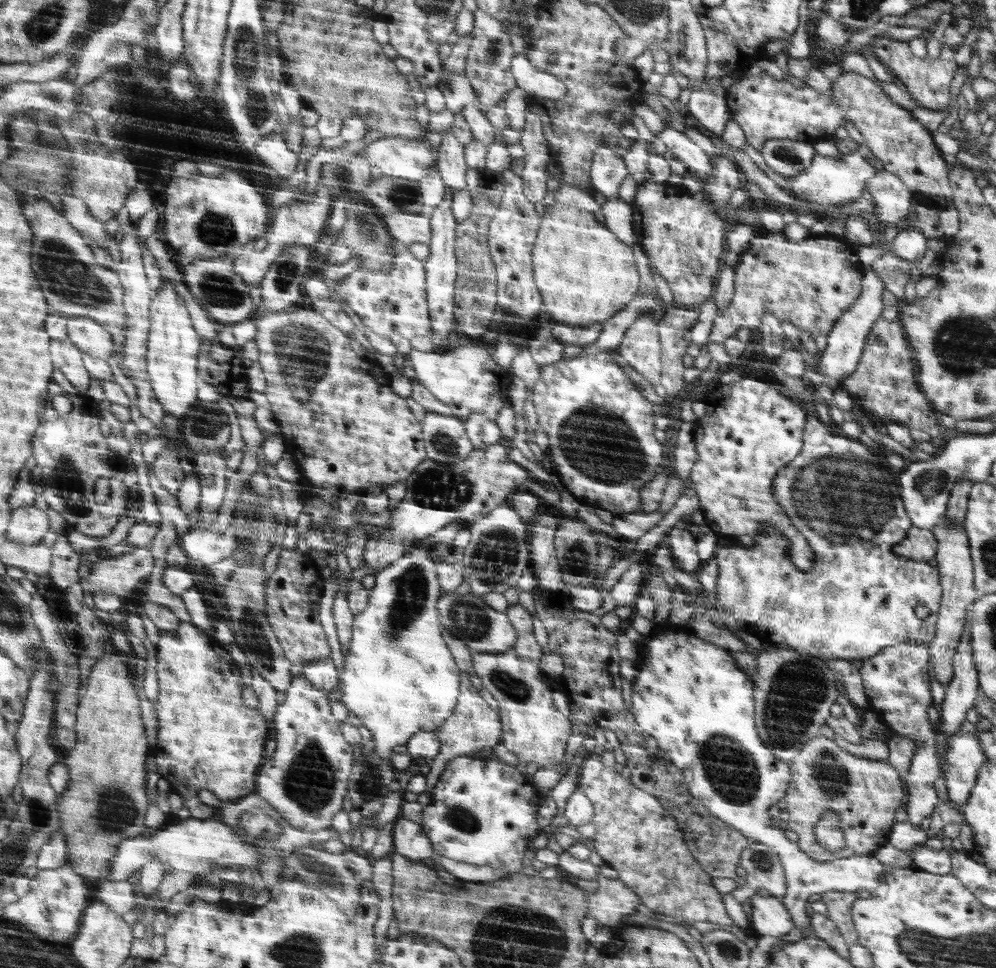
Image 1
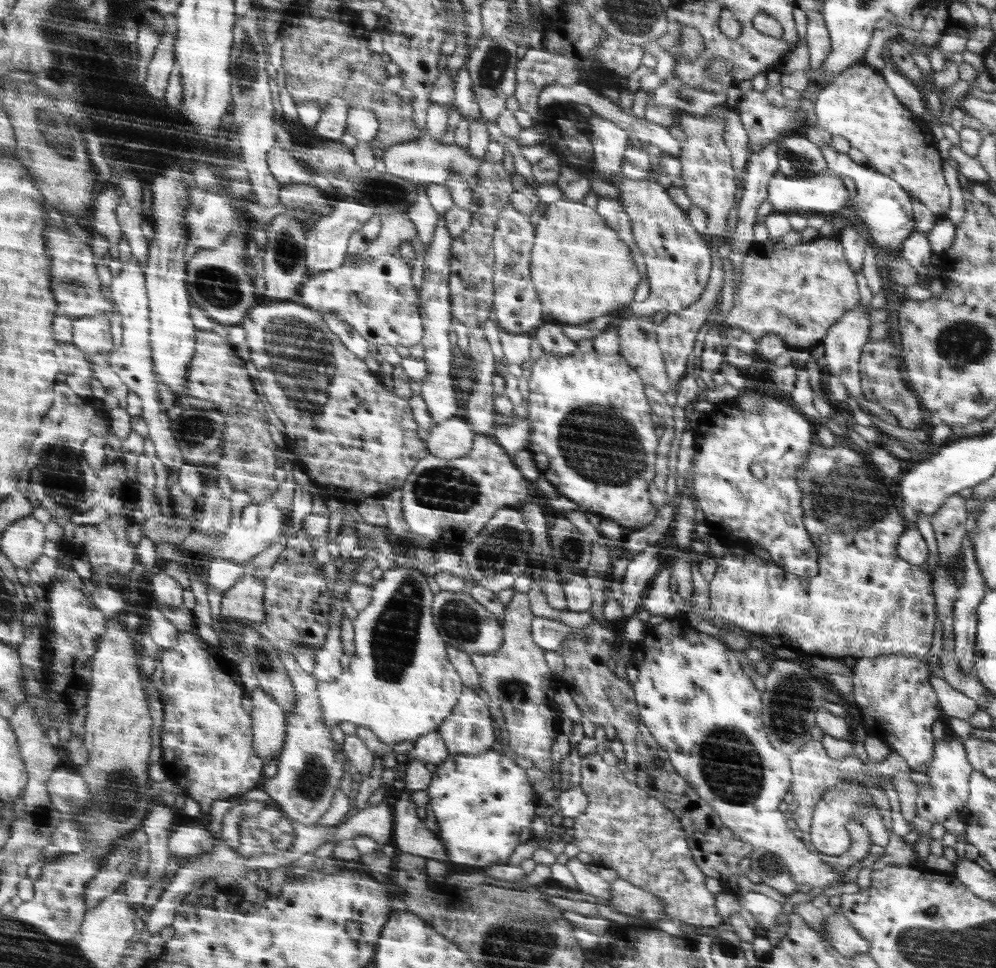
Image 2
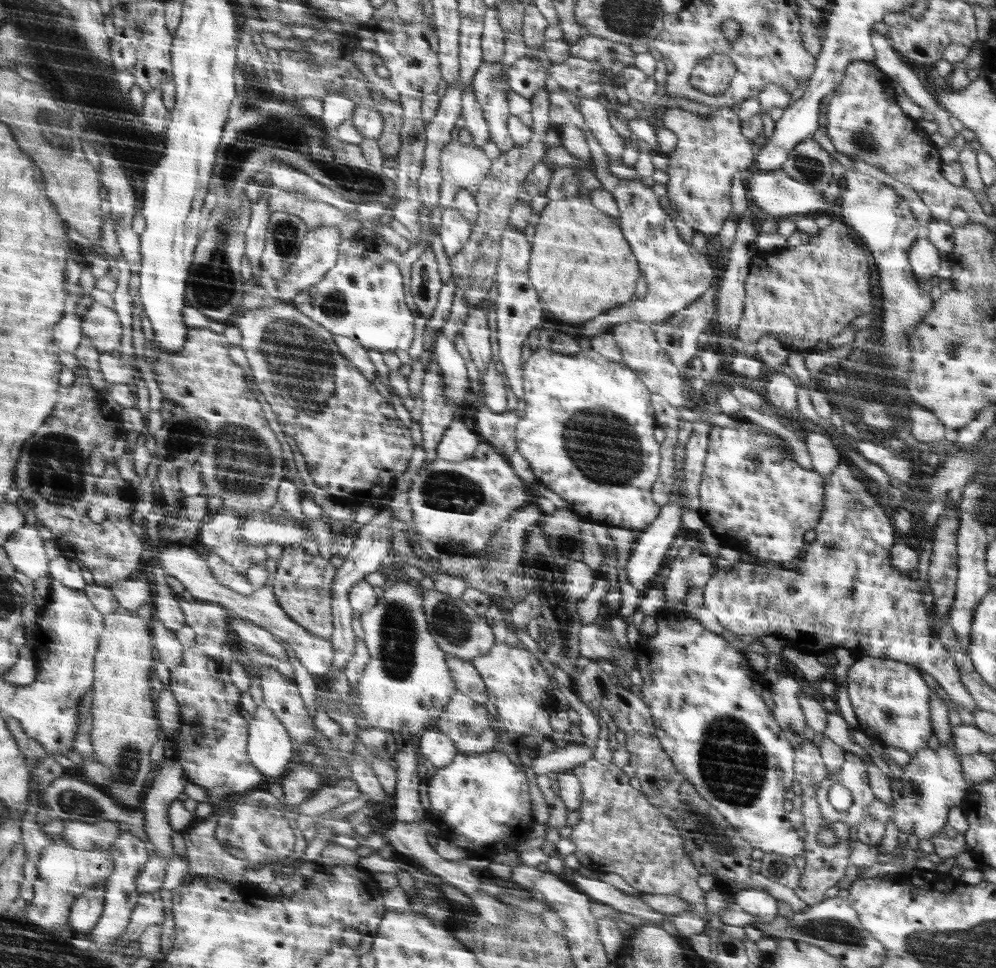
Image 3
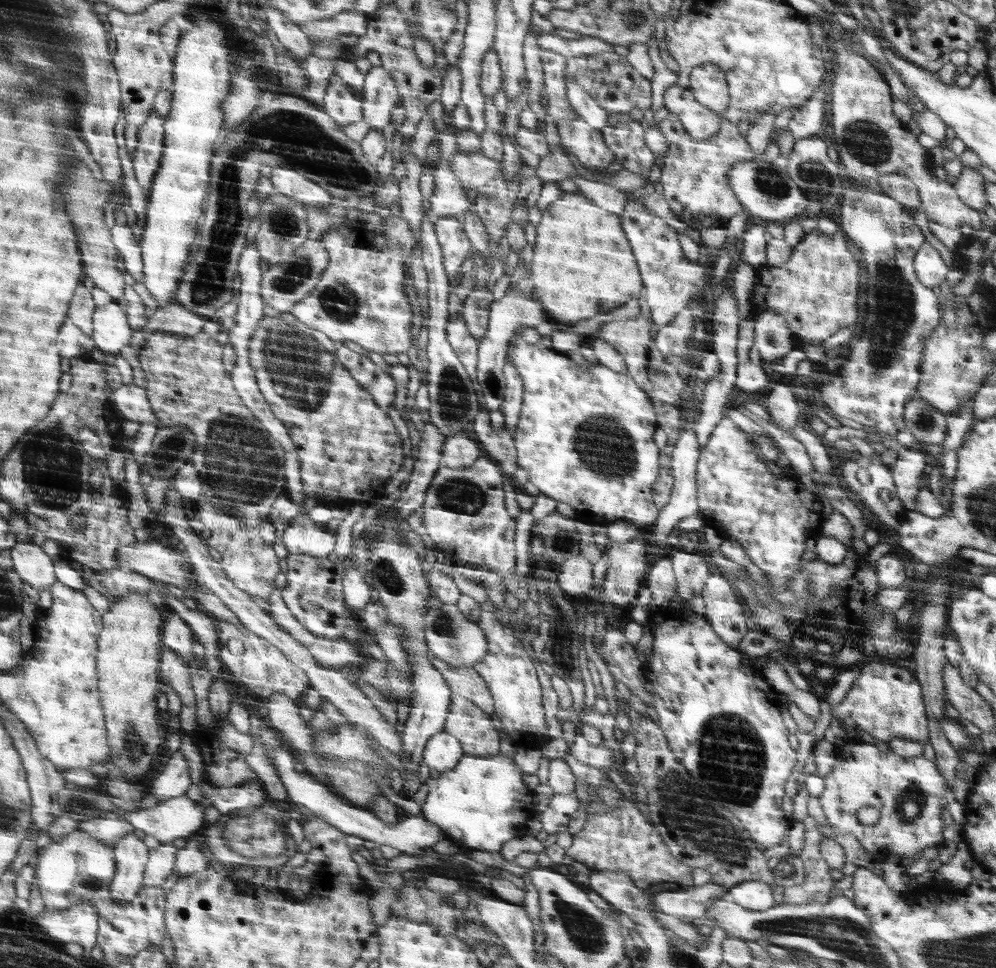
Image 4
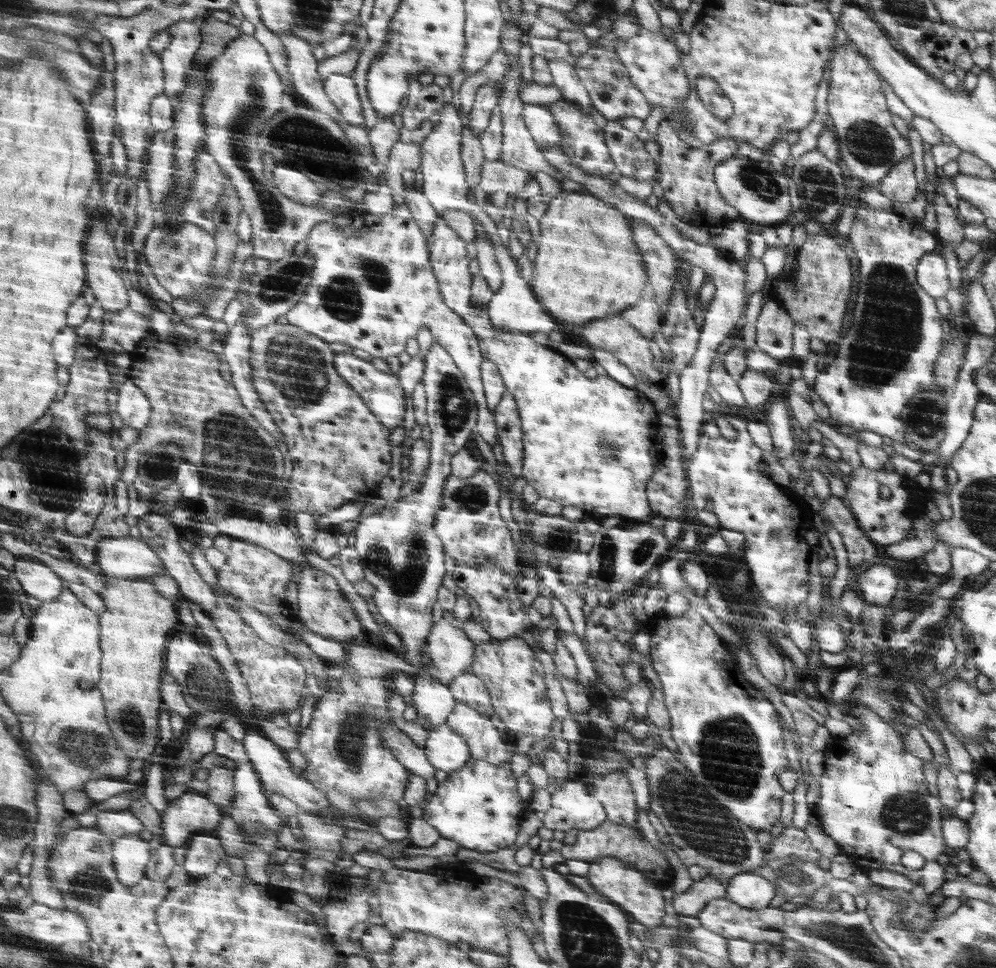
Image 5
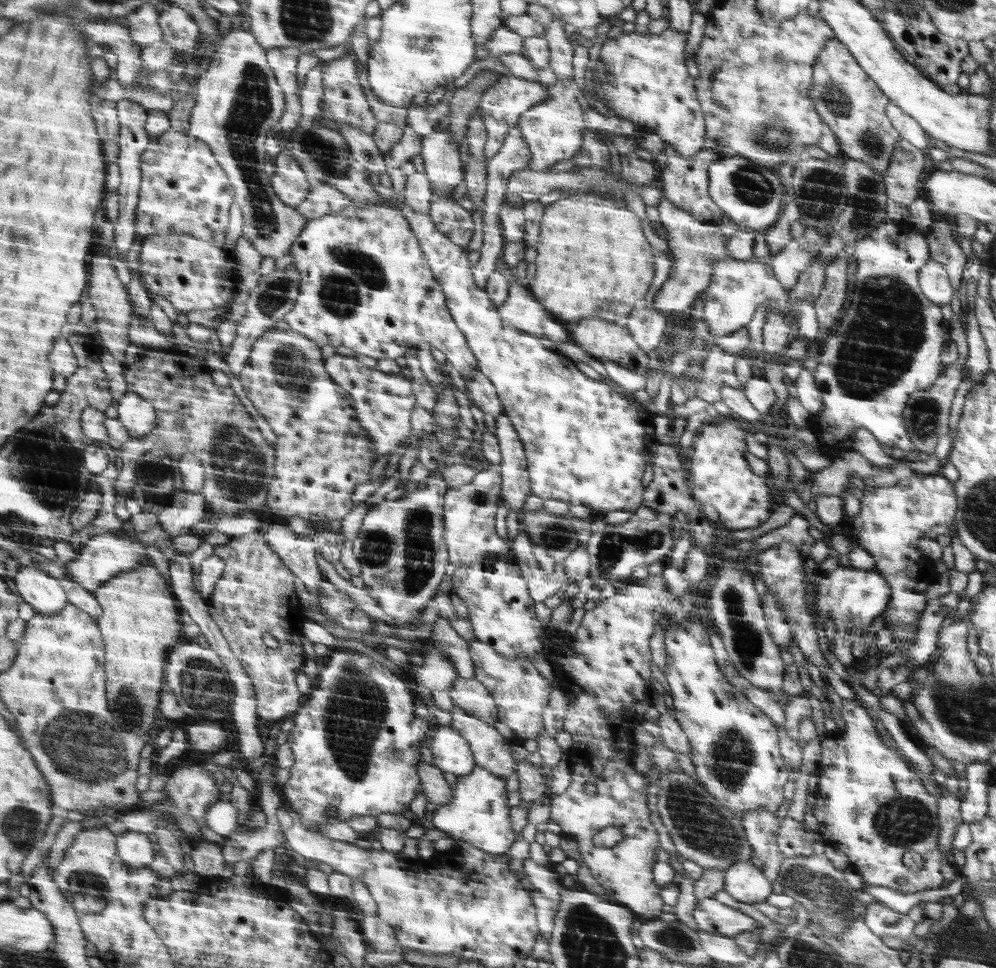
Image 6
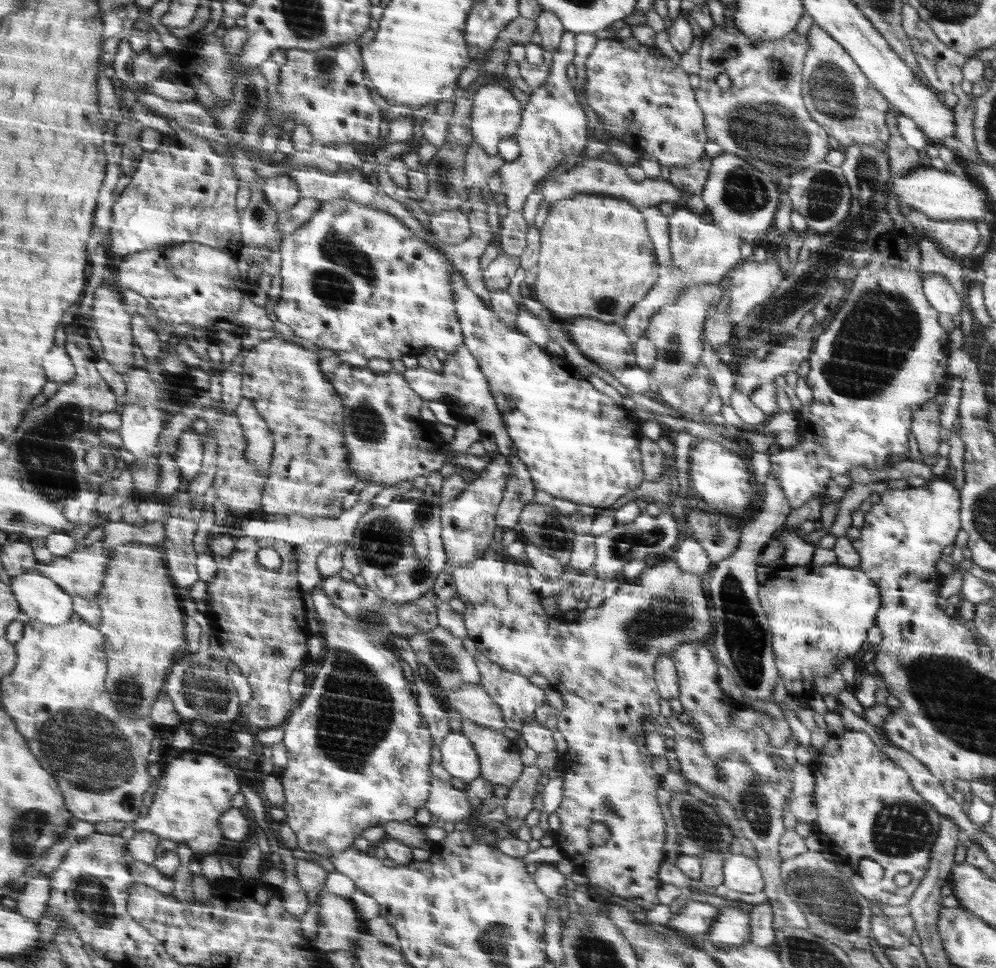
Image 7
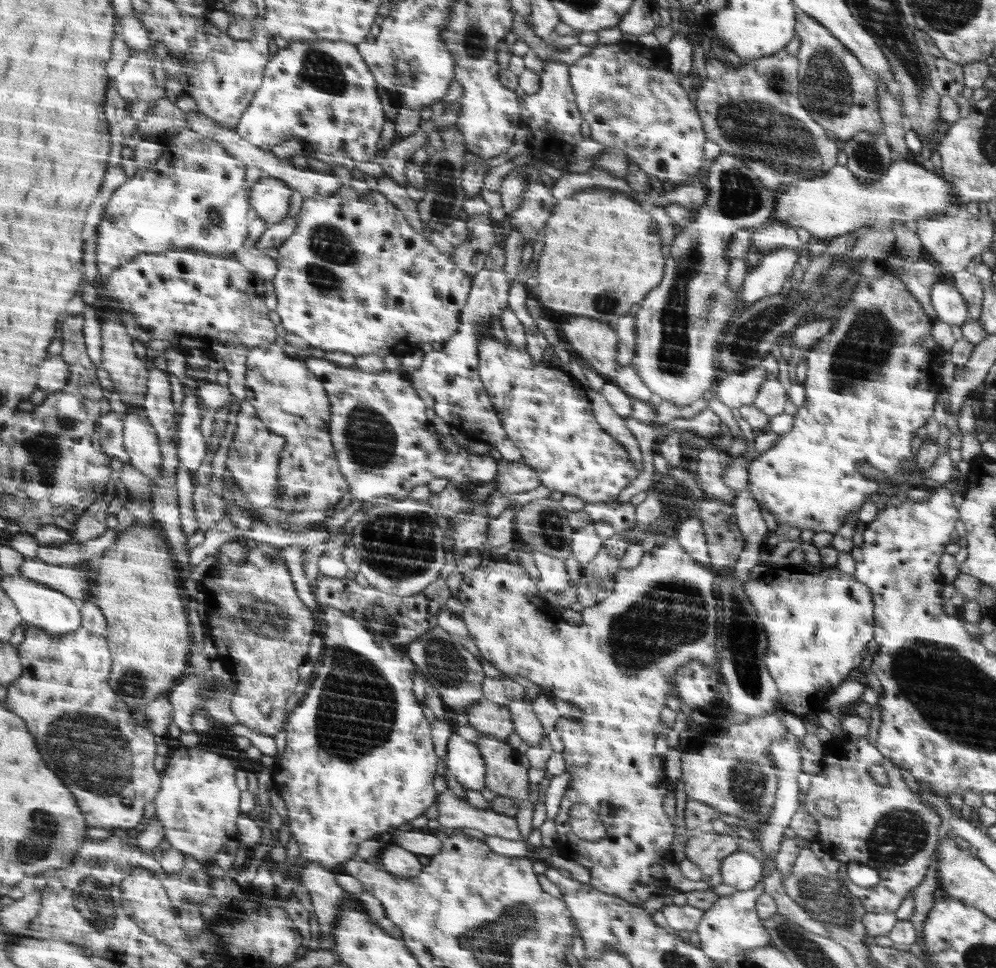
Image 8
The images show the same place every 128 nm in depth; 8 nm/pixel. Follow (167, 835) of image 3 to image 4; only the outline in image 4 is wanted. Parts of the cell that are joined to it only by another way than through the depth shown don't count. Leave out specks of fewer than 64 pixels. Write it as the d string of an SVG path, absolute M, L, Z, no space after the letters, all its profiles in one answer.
M178 750L174 752L164 771L154 780L150 791L159 799L160 804L171 798L186 795L192 786L194 782L190 776L188 758Z

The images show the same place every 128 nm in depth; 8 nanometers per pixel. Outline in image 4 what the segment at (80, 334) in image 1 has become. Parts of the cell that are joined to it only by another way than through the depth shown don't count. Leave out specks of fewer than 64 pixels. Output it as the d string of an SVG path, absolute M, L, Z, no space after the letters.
M114 300L97 307L93 337L98 349L105 354L120 355L122 348L133 344L134 335L128 311L119 303Z

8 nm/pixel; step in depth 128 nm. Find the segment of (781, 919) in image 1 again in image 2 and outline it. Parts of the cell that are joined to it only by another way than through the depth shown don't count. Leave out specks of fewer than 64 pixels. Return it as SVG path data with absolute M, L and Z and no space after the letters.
M749 892L740 896L739 903L754 916L762 928L769 930L780 924L778 916L782 914L782 902L772 900L760 892Z

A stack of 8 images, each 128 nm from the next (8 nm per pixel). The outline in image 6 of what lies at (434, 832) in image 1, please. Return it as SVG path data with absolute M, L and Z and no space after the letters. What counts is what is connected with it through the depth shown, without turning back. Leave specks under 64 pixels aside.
M475 766L470 774L464 776L457 775L456 783L451 786L453 797L447 804L437 806L432 812L432 822L438 830L445 832L456 841L466 841L473 844L476 848L482 849L485 853L493 855L504 855L506 850L513 846L514 832L512 832L512 822L508 816L508 808L506 808L506 784L504 779L490 772L488 768Z

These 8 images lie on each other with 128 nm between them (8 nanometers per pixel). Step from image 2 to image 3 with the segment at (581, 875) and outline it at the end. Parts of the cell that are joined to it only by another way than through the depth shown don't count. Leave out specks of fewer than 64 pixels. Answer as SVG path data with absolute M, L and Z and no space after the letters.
M576 872L573 876L572 885L589 895L593 901L608 904L608 906L622 912L628 912L628 914L634 914L634 916L648 920L654 925L660 926L665 920L672 921L673 916L653 911L637 895L626 894L618 888L602 882L600 878L586 878Z

